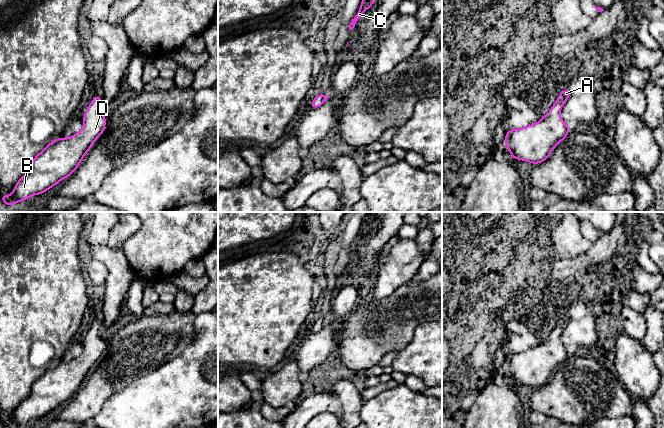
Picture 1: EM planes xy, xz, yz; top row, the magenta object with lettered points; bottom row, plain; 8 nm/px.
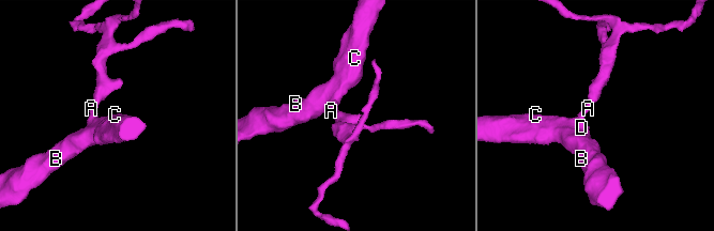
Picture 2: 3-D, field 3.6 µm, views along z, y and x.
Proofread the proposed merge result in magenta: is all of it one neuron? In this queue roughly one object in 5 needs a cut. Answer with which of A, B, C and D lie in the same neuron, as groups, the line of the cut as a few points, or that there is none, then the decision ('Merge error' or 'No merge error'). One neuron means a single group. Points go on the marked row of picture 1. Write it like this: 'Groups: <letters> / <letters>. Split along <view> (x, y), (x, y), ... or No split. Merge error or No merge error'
Groups: A B C D. No split. No merge error

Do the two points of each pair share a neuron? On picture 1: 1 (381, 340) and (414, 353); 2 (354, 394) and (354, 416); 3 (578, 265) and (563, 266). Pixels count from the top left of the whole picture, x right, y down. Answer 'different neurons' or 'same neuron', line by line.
1: different neurons
2: same neuron
3: same neuron

